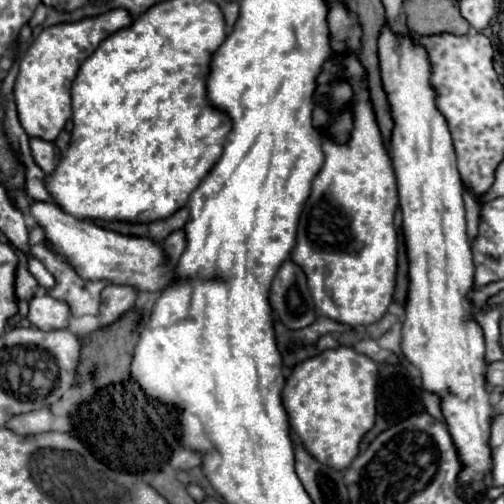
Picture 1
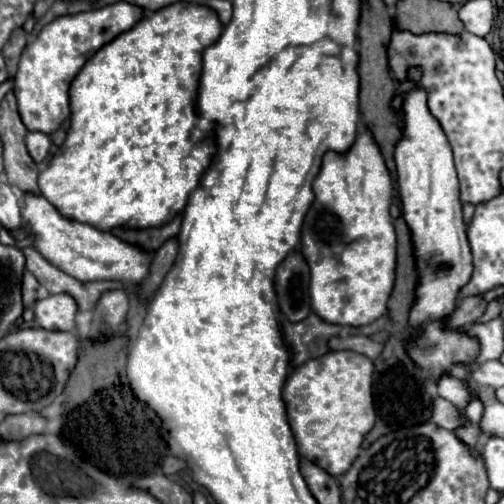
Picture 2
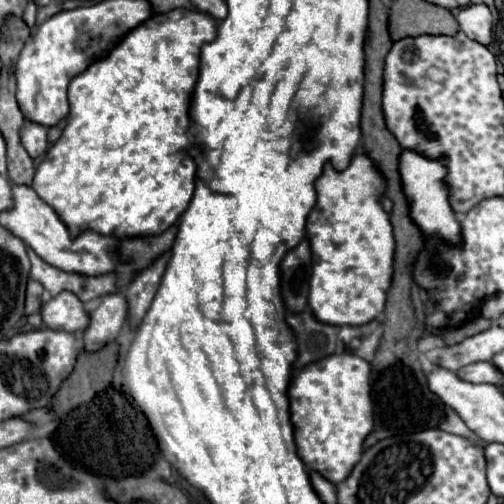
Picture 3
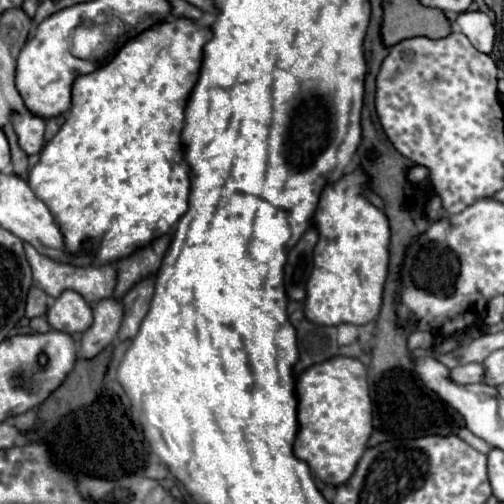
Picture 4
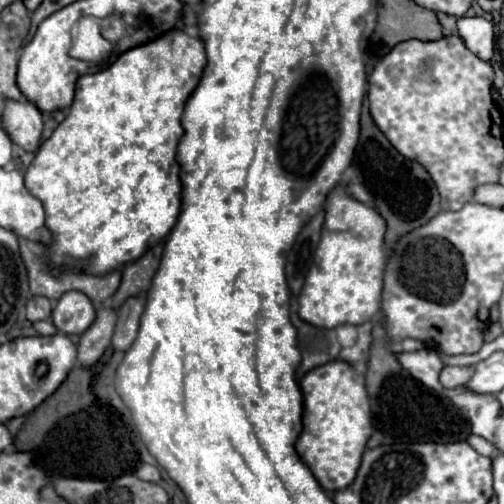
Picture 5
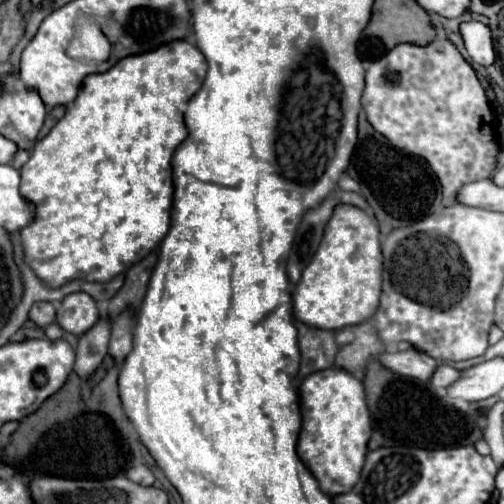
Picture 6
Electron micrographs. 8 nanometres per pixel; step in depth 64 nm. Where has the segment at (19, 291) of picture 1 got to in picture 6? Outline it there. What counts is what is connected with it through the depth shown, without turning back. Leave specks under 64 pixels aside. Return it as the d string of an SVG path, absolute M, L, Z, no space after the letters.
M38 302L30 310L30 320L36 322L40 328L46 328L56 320L56 308L50 302Z

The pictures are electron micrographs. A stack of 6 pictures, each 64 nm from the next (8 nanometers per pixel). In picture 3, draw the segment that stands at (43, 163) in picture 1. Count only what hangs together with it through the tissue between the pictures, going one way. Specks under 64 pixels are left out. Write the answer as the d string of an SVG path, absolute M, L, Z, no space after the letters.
M26 120L24 126L20 128L20 142L26 148L26 152L30 154L30 158L38 158L48 150L48 142L46 142L46 126L36 124Z

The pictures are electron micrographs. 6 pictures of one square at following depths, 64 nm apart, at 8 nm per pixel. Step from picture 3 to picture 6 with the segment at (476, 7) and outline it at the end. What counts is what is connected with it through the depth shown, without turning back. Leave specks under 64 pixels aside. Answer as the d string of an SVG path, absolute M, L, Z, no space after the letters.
M466 22L460 24L460 34L466 46L466 52L476 66L492 66L496 60L494 54L494 44L492 44L492 34L490 28L482 22Z

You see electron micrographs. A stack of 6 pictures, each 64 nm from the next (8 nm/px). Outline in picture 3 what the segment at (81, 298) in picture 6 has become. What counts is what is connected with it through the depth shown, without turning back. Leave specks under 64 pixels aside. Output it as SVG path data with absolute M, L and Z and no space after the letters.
M60 292L50 302L44 302L40 314L44 326L52 330L64 330L64 332L84 330L90 320L82 300L72 292Z

